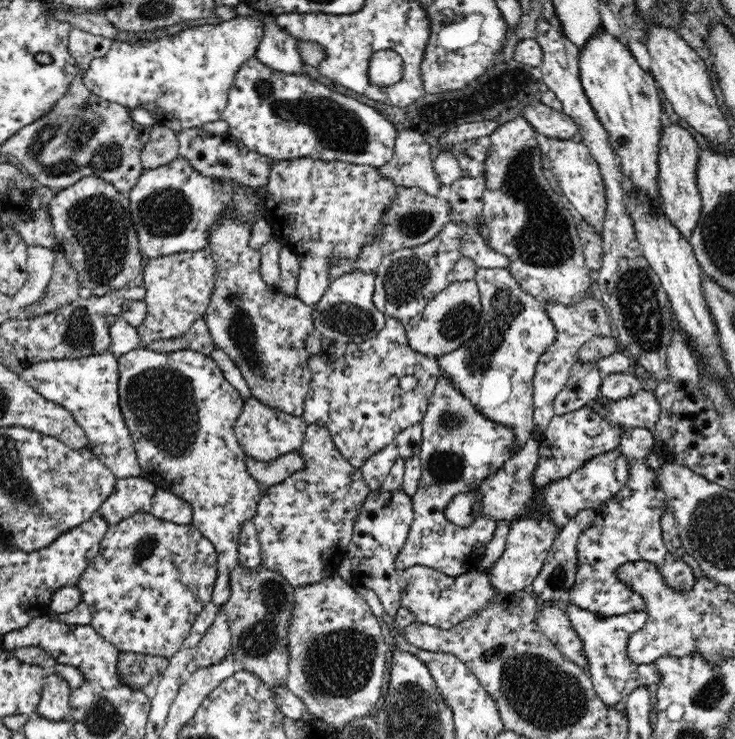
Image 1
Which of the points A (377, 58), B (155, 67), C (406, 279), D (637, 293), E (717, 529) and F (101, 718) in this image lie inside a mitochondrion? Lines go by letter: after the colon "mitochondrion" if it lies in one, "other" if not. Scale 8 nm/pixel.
A: other
B: other
C: mitochondrion
D: mitochondrion
E: mitochondrion
F: mitochondrion

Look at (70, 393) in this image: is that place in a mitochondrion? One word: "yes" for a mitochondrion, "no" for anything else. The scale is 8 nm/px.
no

